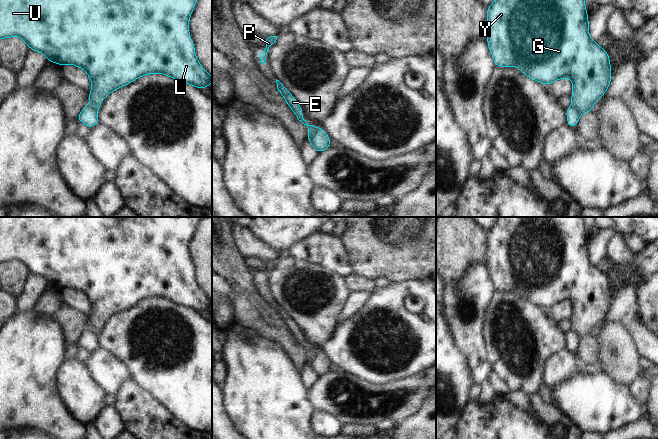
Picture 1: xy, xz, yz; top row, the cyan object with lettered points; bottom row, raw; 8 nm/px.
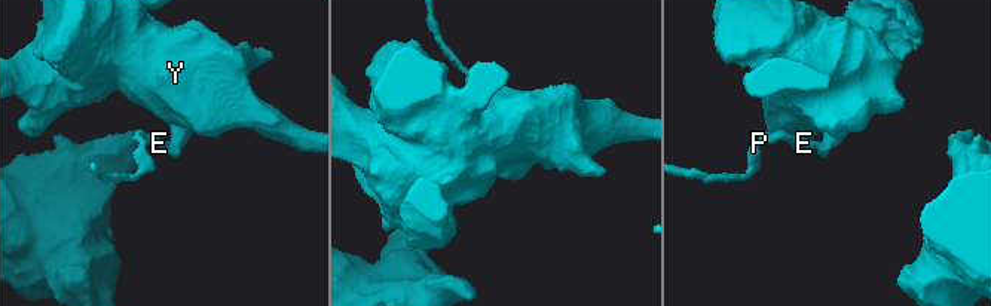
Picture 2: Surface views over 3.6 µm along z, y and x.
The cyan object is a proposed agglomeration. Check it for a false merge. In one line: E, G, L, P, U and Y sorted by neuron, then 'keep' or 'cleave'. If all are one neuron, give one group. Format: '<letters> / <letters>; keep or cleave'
E P / G L U Y; cleave

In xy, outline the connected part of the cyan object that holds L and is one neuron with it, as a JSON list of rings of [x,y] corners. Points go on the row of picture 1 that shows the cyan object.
[[[0,0],[0,39],[17,36],[25,41],[30,50],[44,54],[49,62],[59,66],[72,64],[82,68],[92,83],[92,89],[88,93],[91,98],[88,106],[98,111],[107,95],[147,74],[164,74],[198,89],[209,87],[212,83],[212,77],[198,61],[195,55],[195,46],[189,34],[189,19],[196,2],[197,0]]]

